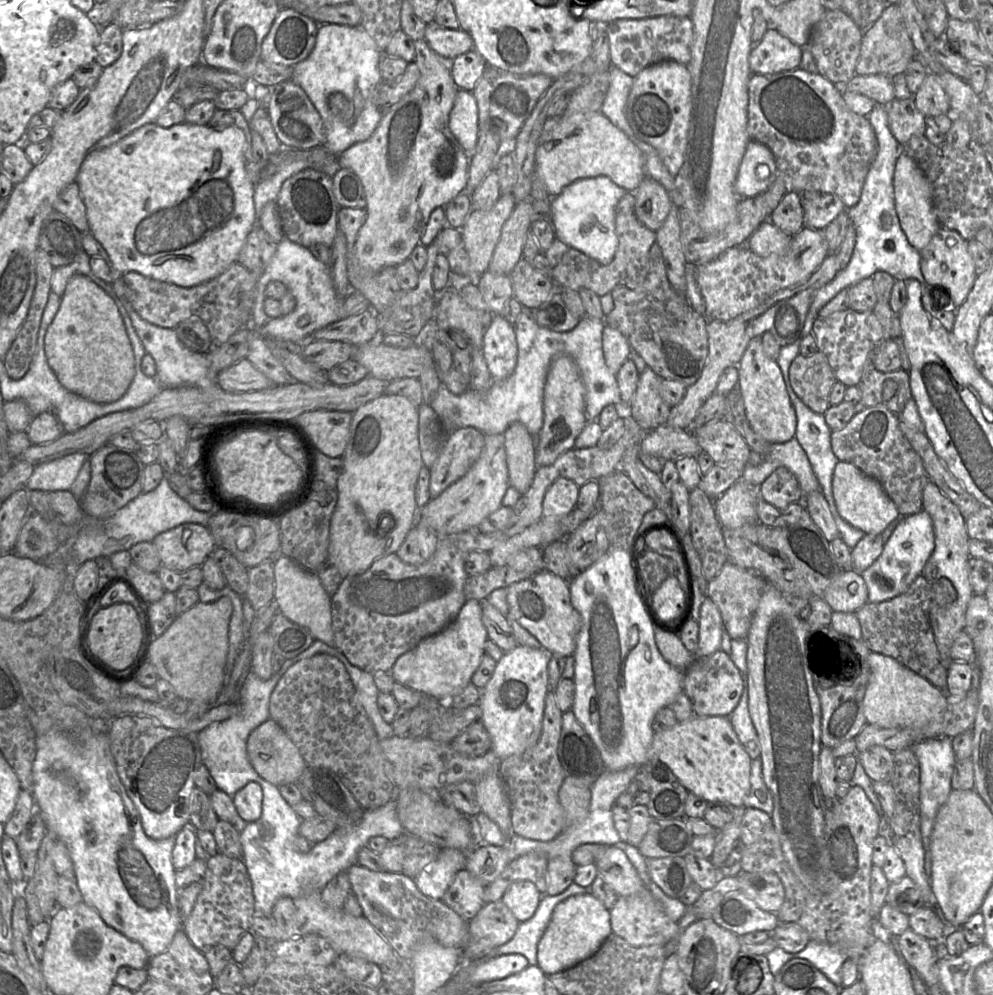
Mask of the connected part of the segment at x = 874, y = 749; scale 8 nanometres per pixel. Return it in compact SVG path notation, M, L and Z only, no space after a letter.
M872 746L856 755L872 782L890 782L894 769L894 752L883 746Z

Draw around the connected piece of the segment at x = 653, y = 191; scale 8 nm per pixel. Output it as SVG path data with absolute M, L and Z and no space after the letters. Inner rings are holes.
M646 176L634 191L635 215L649 230L656 232L666 220L671 207L671 196L657 181Z

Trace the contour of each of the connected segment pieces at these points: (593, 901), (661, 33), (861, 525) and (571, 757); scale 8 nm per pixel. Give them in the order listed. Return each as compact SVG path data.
M589 891L570 896L554 908L537 947L537 966L547 976L574 967L593 956L612 933L609 910Z
M655 16L643 19L617 19L605 25L609 40L610 59L624 73L637 76L644 68L672 60L688 65L691 59L693 23L690 16Z
M838 461L833 473L832 491L840 516L866 534L881 534L889 524L902 517L882 485L852 463Z
M572 710L563 712L562 715L562 731L558 743L558 757L566 776L576 777L589 787L594 784L606 769L597 747L583 726L578 722Z

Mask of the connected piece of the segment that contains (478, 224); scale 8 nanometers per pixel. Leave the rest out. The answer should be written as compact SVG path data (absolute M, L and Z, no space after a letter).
M512 193L501 194L490 210L472 209L460 228L463 246L470 258L471 271L475 276L481 276L488 270L502 227L515 204Z

